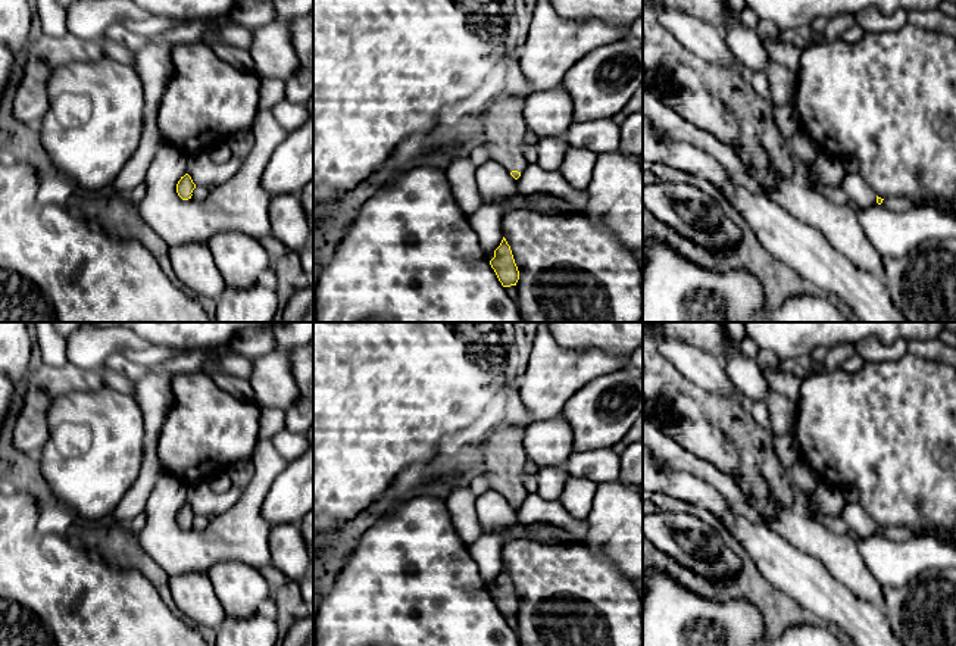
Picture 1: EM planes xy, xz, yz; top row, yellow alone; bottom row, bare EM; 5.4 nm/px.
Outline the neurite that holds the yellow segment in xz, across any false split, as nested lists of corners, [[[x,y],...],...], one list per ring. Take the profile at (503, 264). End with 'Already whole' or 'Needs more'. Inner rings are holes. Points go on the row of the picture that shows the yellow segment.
[[[504,237],[500,246],[494,250],[494,258],[490,260],[490,265],[503,287],[516,285],[519,280],[519,271],[515,263],[510,246]]]. Already whole

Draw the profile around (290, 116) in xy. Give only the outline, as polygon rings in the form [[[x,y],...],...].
[[[288,100],[279,102],[271,110],[287,132],[299,129],[312,116],[307,104],[293,104]]]

